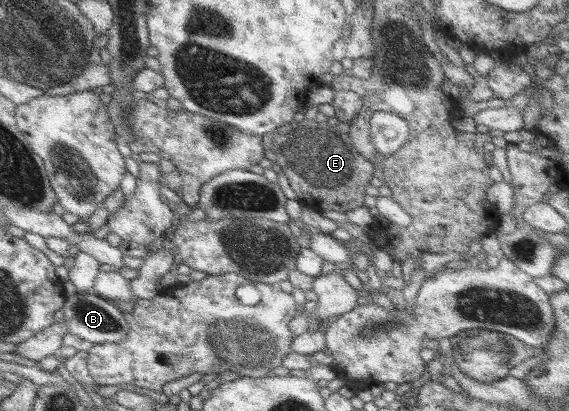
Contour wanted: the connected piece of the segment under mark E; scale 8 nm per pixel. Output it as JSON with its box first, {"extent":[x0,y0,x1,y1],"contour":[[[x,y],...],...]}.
{"extent":[263,119,375,213],"contour":[[[304,119],[301,122],[293,120],[281,125],[274,133],[263,138],[264,156],[280,165],[282,173],[289,179],[289,184],[300,201],[318,211],[338,211],[346,213],[364,205],[366,185],[374,176],[375,169],[371,162],[360,156],[354,149],[349,136],[337,131],[335,127],[320,124],[315,119]]]}

